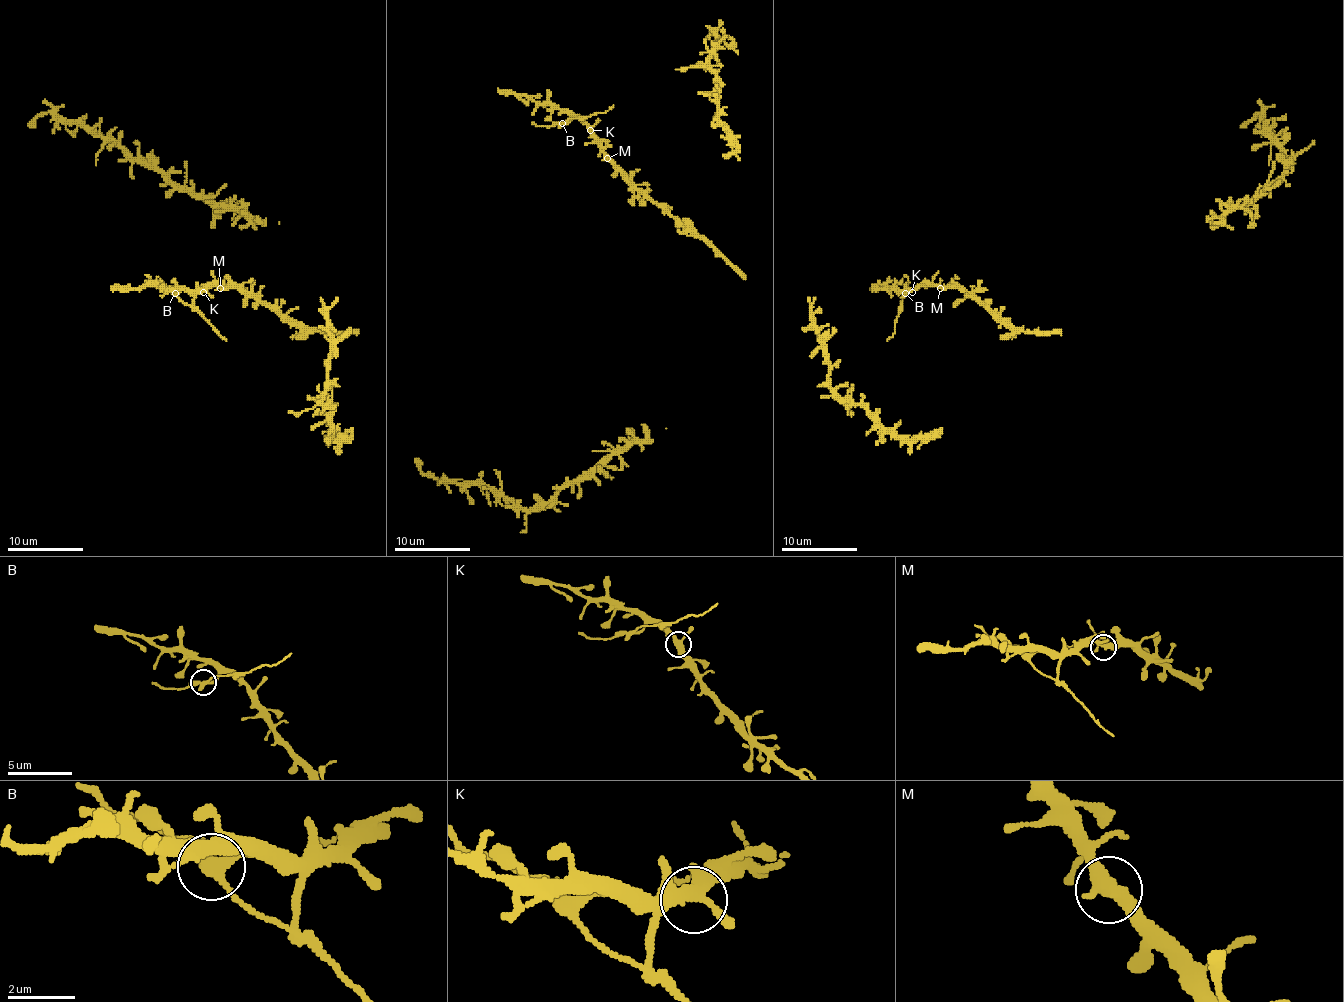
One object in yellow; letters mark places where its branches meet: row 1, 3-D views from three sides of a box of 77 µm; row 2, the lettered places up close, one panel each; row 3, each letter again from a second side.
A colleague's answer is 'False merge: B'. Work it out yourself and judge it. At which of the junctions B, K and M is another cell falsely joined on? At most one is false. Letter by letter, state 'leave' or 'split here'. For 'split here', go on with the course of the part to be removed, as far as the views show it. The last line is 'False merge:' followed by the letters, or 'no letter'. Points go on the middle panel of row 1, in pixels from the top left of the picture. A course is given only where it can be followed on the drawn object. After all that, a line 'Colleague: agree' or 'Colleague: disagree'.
B: split here; foreign part runs (562, 122), (606, 113), (613, 105)
K: leave
M: leave
False merge: B
Colleague: agree

